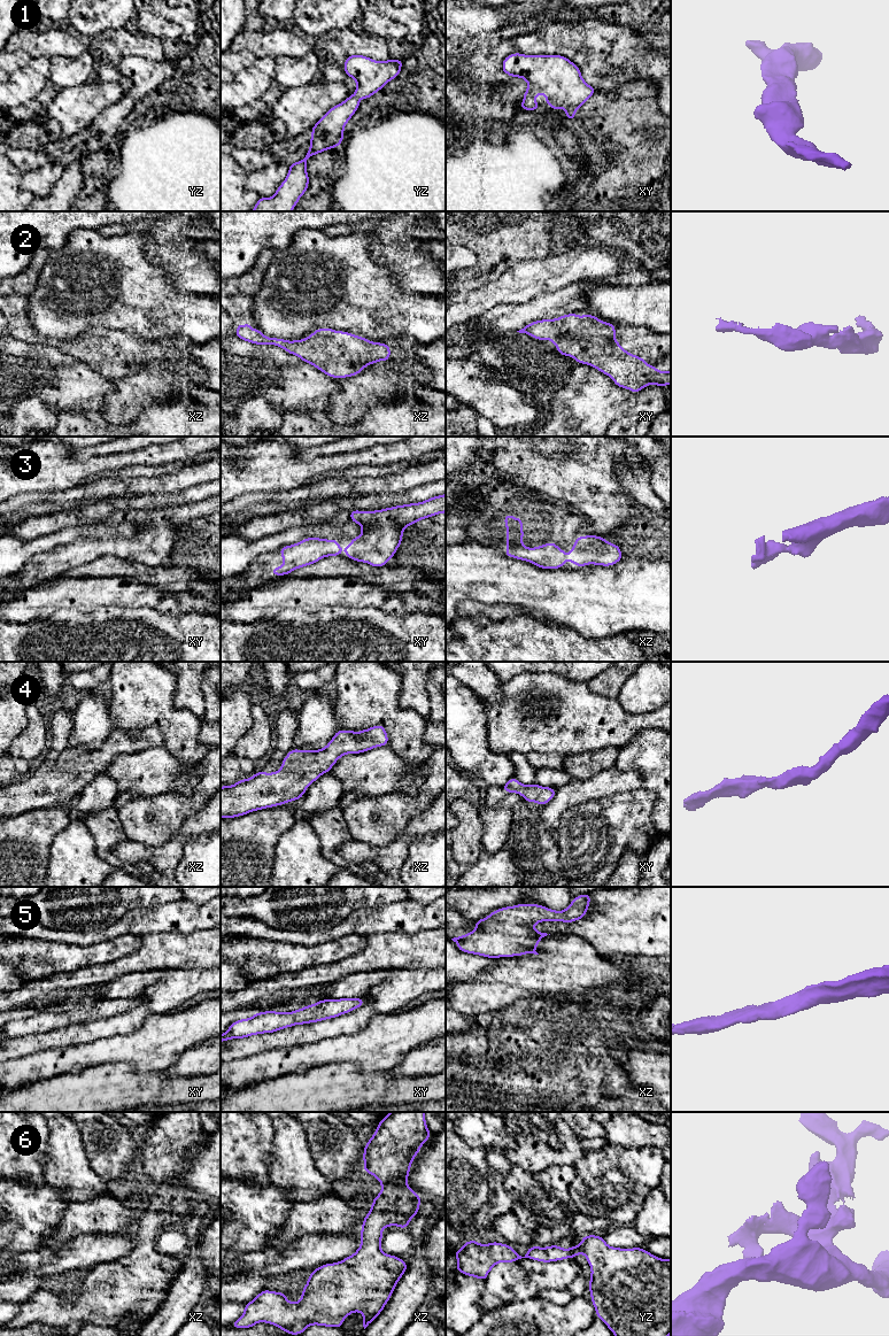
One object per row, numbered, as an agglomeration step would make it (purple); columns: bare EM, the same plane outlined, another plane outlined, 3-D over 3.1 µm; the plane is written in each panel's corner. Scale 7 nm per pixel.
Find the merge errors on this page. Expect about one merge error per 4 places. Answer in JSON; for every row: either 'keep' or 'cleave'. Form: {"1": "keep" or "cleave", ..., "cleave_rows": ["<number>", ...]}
{"1": "keep", "2": "keep", "3": "keep", "4": "keep", "5": "keep", "6": "keep", "cleave_rows": []}

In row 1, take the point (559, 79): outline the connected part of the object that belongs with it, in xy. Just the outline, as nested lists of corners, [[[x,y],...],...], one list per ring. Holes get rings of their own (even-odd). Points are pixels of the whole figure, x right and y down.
[[[513,53],[503,60],[502,70],[527,82],[525,99],[519,103],[524,110],[539,110],[535,96],[544,94],[550,108],[565,108],[565,117],[573,121],[579,107],[596,92],[583,80],[578,65],[562,55]]]

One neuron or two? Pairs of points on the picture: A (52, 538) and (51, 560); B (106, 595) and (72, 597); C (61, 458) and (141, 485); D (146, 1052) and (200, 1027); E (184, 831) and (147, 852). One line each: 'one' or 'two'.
A: two
B: one
C: two
D: one
E: one

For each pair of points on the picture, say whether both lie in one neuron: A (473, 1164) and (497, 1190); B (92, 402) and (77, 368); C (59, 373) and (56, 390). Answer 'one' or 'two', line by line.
A: two
B: one
C: one

